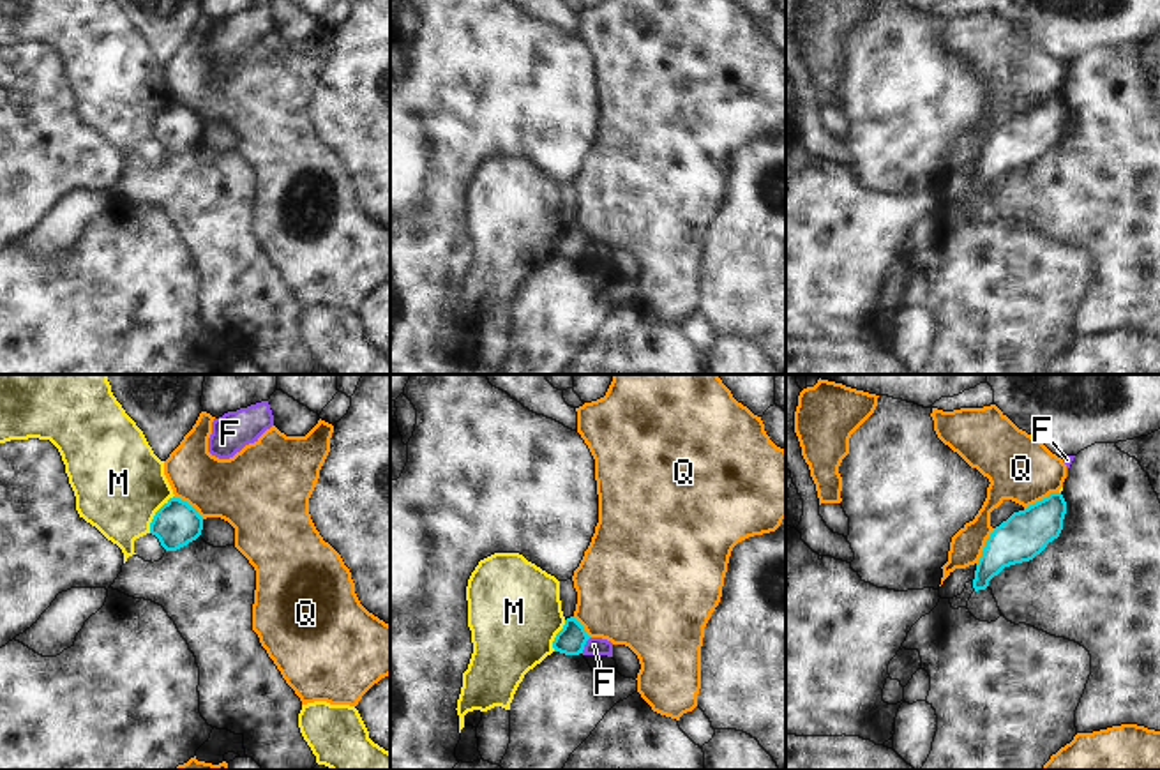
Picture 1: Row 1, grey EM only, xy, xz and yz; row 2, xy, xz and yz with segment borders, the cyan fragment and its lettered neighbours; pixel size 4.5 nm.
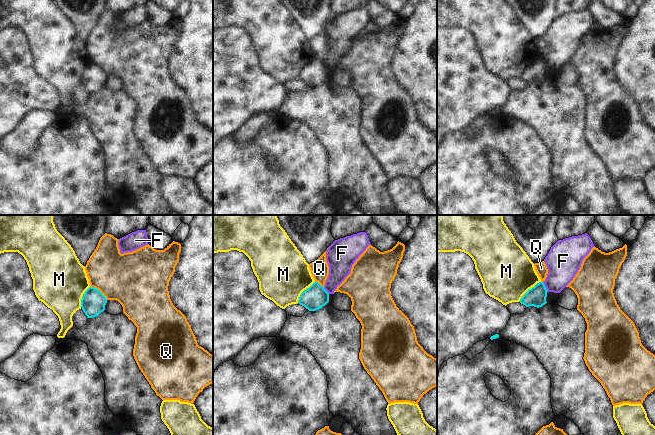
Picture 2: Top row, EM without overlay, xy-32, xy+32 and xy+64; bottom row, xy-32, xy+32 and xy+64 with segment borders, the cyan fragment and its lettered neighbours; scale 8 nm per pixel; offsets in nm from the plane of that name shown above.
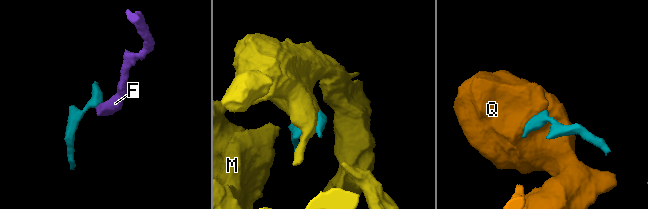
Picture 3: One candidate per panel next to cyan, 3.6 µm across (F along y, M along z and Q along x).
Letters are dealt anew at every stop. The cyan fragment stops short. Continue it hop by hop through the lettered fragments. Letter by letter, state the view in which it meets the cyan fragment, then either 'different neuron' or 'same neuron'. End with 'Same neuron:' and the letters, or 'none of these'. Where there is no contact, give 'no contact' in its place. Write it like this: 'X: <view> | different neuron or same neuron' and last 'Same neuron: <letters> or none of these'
F: xz | different neuron
M: xy | different neuron
Q: yz | different neuron
Same neuron: none of these

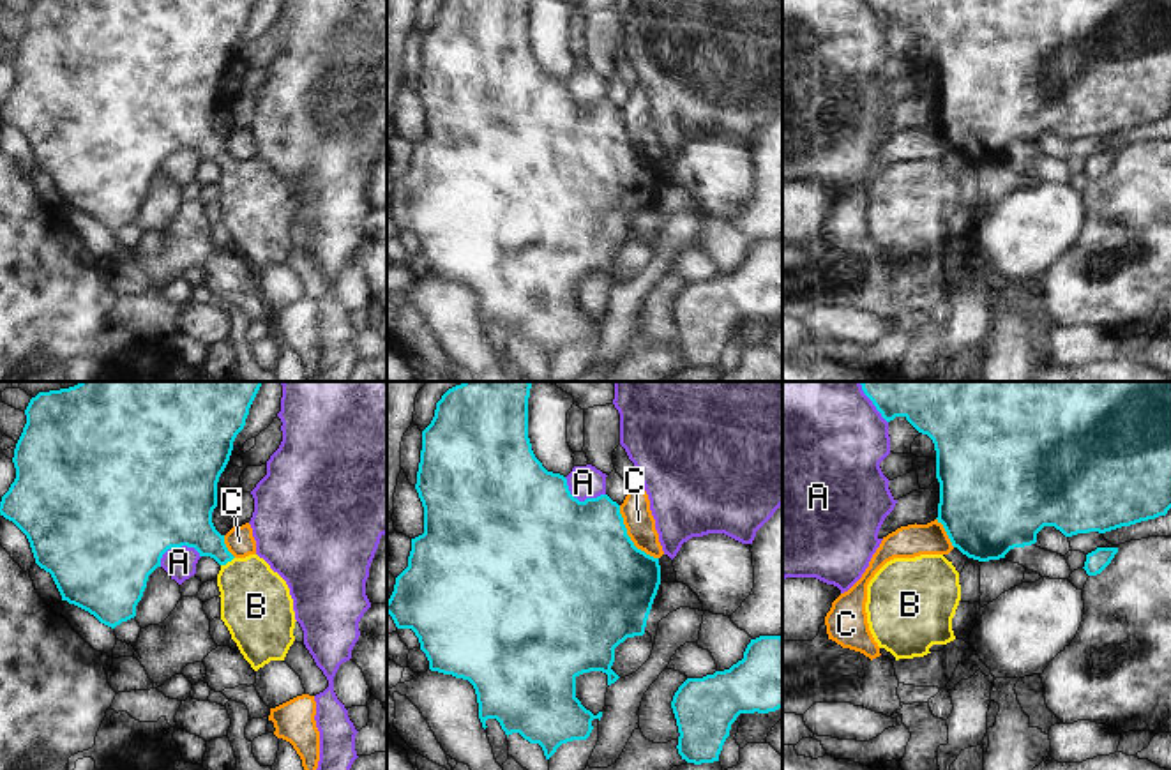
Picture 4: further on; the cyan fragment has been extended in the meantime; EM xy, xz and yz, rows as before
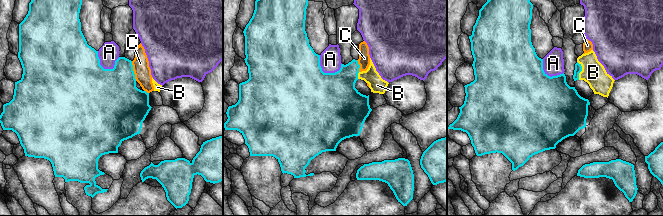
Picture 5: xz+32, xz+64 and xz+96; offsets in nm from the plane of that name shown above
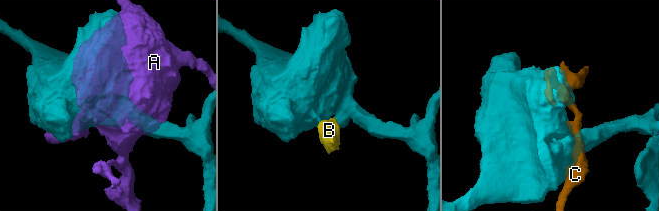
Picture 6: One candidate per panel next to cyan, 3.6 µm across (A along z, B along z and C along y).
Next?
A: xy | different neuron
B: xy | same neuron
C: xz | different neuron
Same neuron: B

